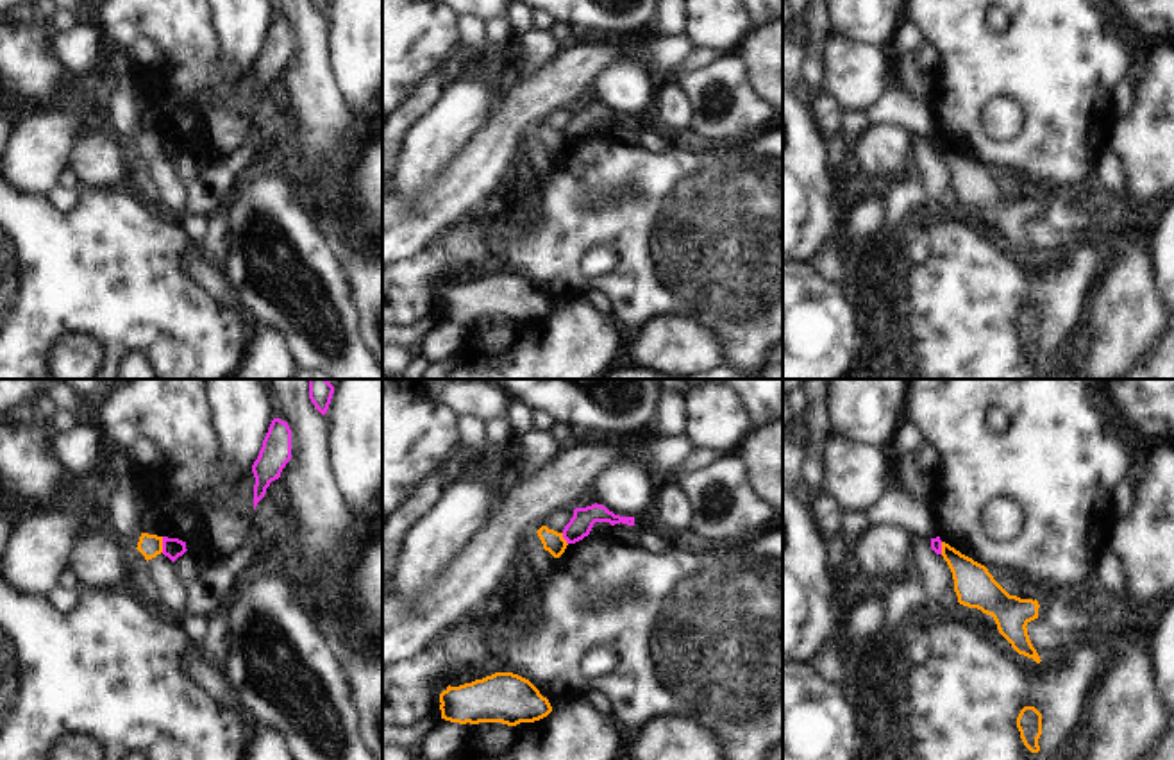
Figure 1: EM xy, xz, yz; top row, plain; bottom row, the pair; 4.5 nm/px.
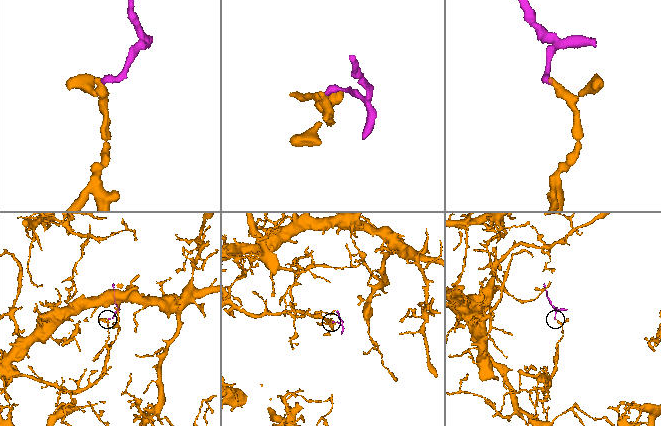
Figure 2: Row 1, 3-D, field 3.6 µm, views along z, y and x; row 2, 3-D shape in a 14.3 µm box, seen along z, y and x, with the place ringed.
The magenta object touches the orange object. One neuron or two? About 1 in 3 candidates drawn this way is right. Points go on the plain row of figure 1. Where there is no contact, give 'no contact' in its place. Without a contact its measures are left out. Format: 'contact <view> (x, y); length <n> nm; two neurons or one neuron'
contact xy (163, 143); length 70 nm; two neurons

